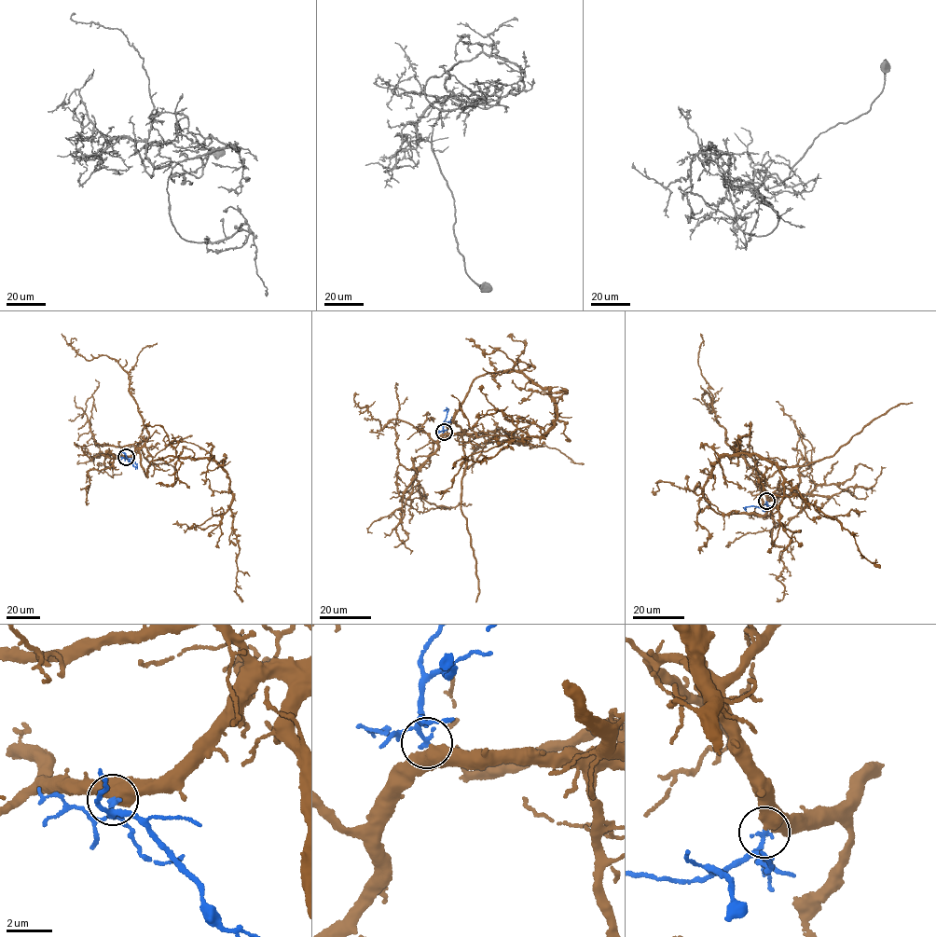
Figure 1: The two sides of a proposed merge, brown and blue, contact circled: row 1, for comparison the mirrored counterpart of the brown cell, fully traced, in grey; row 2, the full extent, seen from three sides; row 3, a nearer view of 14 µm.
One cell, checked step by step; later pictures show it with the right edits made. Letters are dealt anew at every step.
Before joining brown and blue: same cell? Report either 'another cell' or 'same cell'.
same cell

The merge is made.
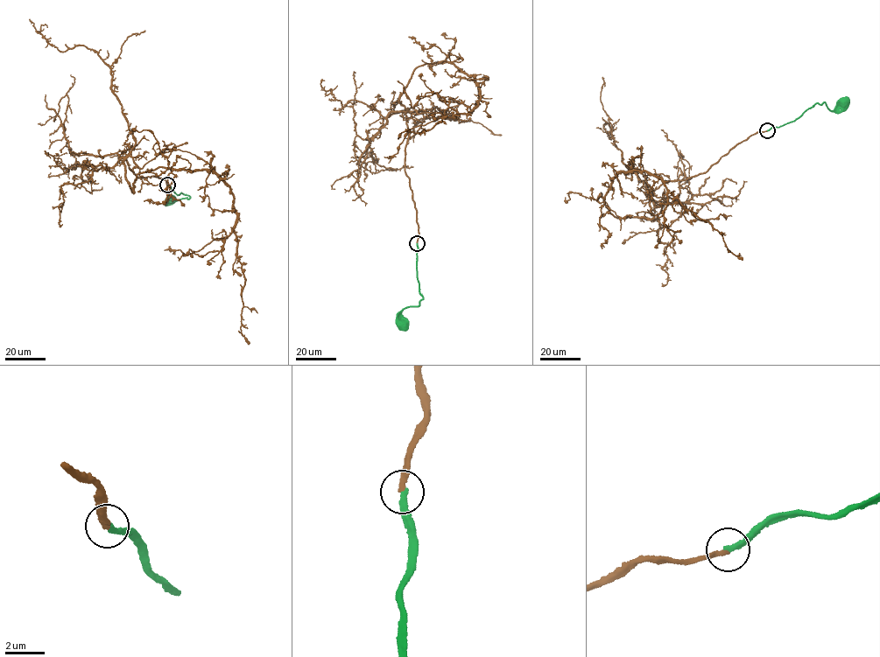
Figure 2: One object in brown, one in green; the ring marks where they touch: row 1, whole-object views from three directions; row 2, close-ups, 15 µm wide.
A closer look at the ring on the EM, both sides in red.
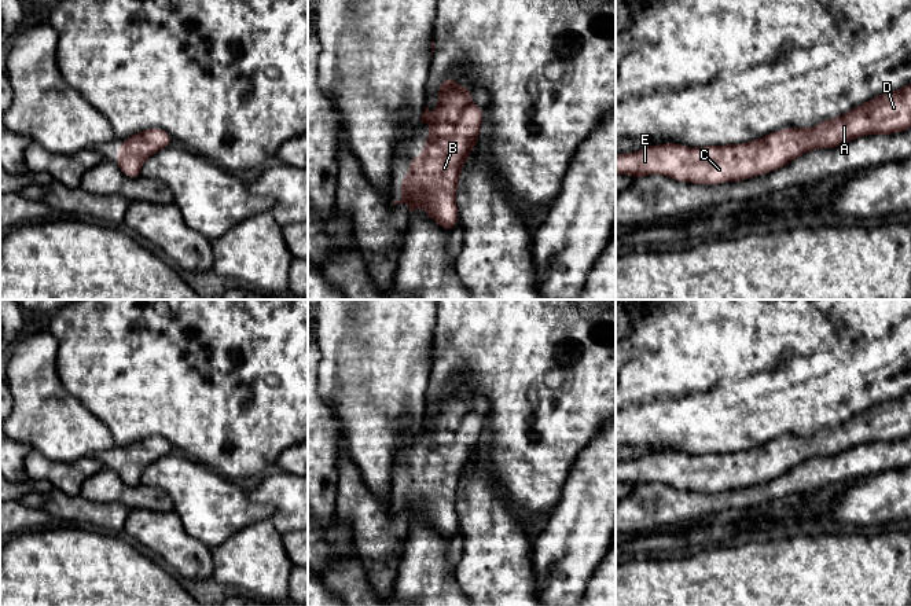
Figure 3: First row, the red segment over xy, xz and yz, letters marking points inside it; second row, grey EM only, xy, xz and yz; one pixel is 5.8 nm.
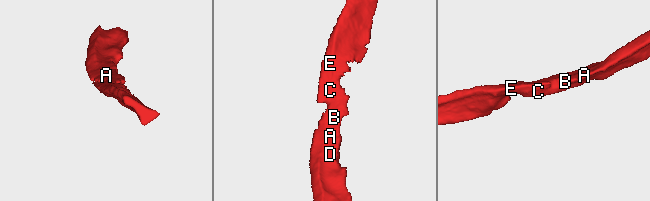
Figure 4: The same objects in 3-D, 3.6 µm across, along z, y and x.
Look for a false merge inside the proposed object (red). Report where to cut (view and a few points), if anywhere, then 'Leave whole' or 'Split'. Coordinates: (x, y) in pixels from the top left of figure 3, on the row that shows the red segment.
No split. Leave whole

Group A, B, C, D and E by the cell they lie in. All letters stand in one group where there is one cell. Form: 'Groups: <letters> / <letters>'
Groups: A B C D E

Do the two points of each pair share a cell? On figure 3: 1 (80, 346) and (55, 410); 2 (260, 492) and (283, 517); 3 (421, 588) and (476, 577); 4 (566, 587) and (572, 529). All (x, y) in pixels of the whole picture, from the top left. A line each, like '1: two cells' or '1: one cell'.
1: two cells
2: one cell
3: two cells
4: one cell

